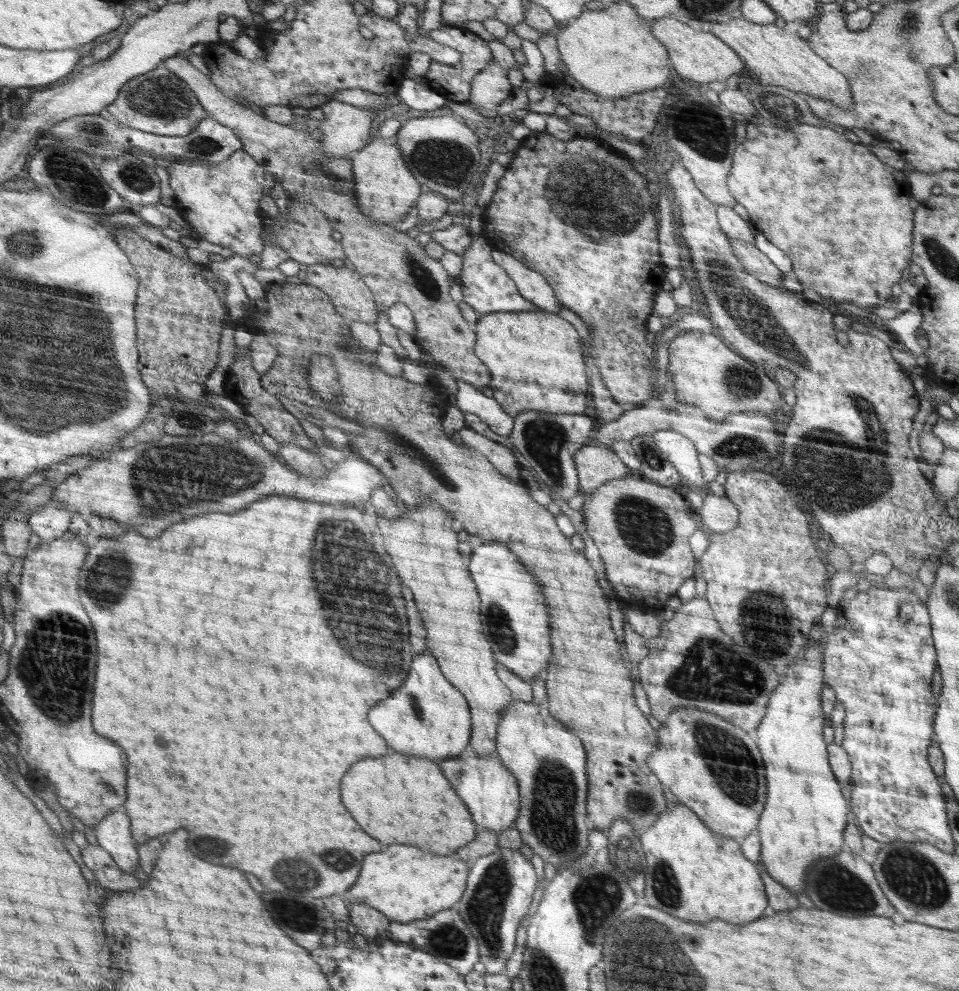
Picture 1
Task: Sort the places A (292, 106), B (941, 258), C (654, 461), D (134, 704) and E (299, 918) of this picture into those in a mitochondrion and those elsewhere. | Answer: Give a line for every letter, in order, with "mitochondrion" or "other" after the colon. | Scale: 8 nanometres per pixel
A: other
B: mitochondrion
C: mitochondrion
D: other
E: mitochondrion

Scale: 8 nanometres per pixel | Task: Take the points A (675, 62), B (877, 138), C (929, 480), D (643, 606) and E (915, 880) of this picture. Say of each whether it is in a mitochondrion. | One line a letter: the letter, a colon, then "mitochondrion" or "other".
A: other
B: other
C: other
D: other
E: mitochondrion

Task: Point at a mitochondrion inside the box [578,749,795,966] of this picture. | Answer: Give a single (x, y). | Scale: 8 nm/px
(666, 887)

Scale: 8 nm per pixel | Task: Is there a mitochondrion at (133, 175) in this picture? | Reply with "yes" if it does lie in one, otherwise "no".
yes

